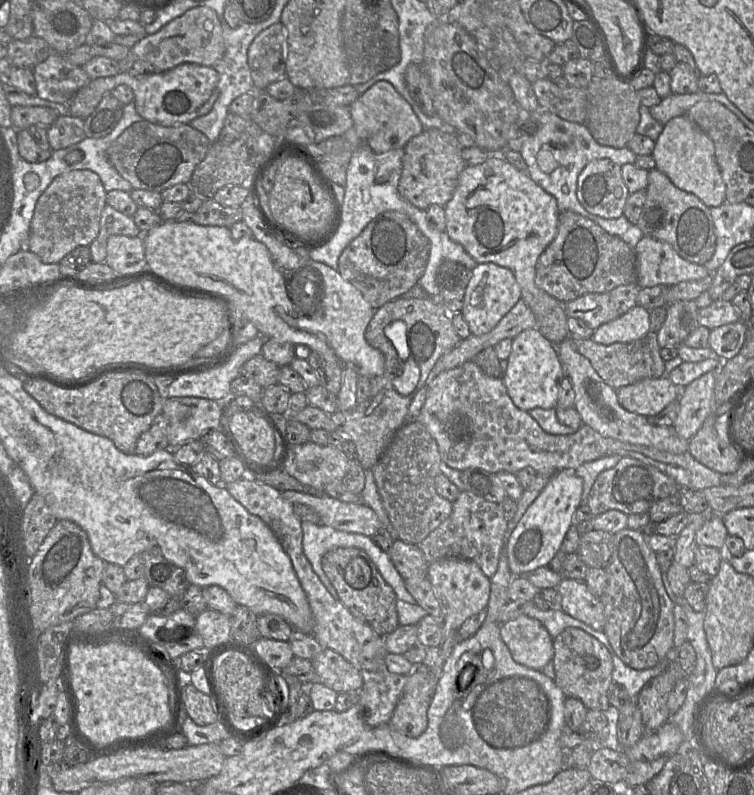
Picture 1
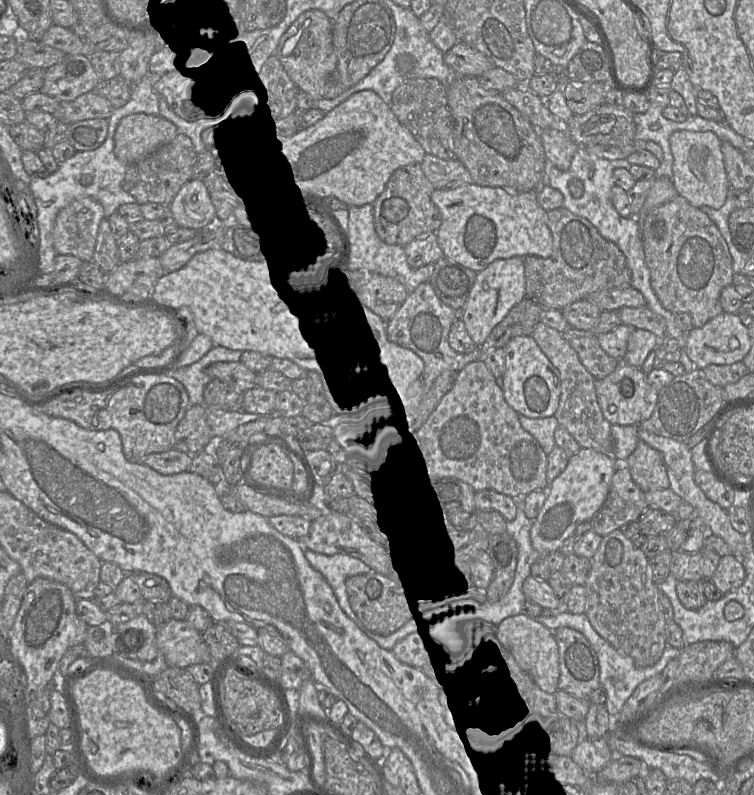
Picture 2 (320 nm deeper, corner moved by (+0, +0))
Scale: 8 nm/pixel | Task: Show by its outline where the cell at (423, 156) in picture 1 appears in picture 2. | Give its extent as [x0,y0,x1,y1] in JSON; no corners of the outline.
[373,164,441,246]

